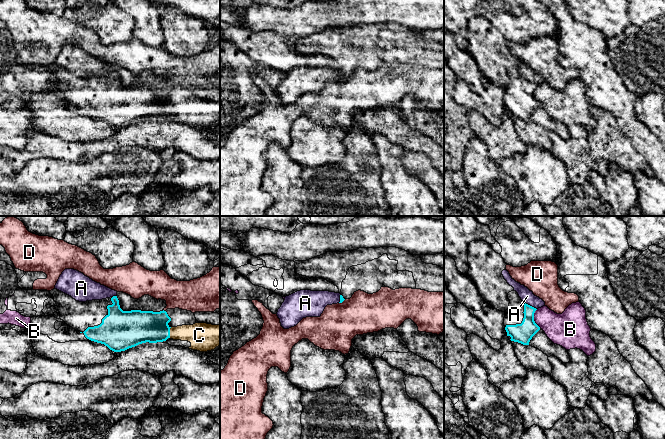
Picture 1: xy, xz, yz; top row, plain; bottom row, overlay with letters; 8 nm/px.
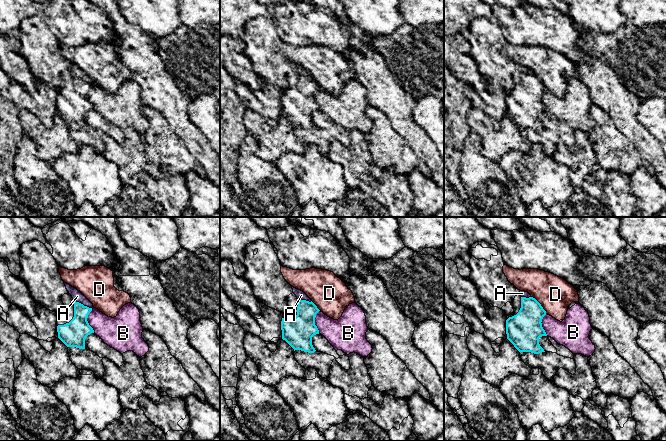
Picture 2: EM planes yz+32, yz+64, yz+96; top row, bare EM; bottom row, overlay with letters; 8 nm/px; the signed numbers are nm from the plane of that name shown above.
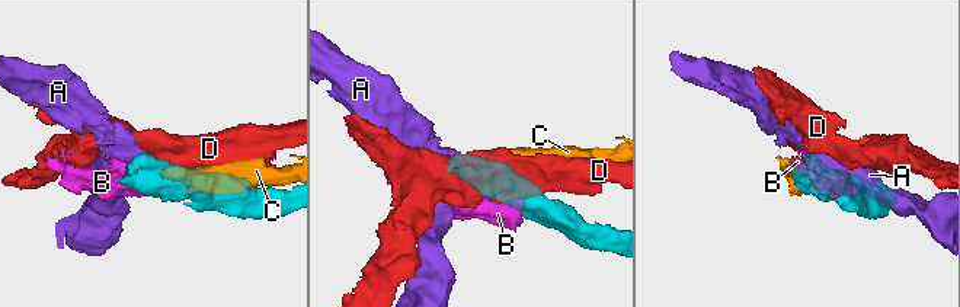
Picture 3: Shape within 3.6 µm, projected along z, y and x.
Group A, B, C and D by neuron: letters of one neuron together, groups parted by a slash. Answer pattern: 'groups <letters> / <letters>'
groups A / B / C / D

